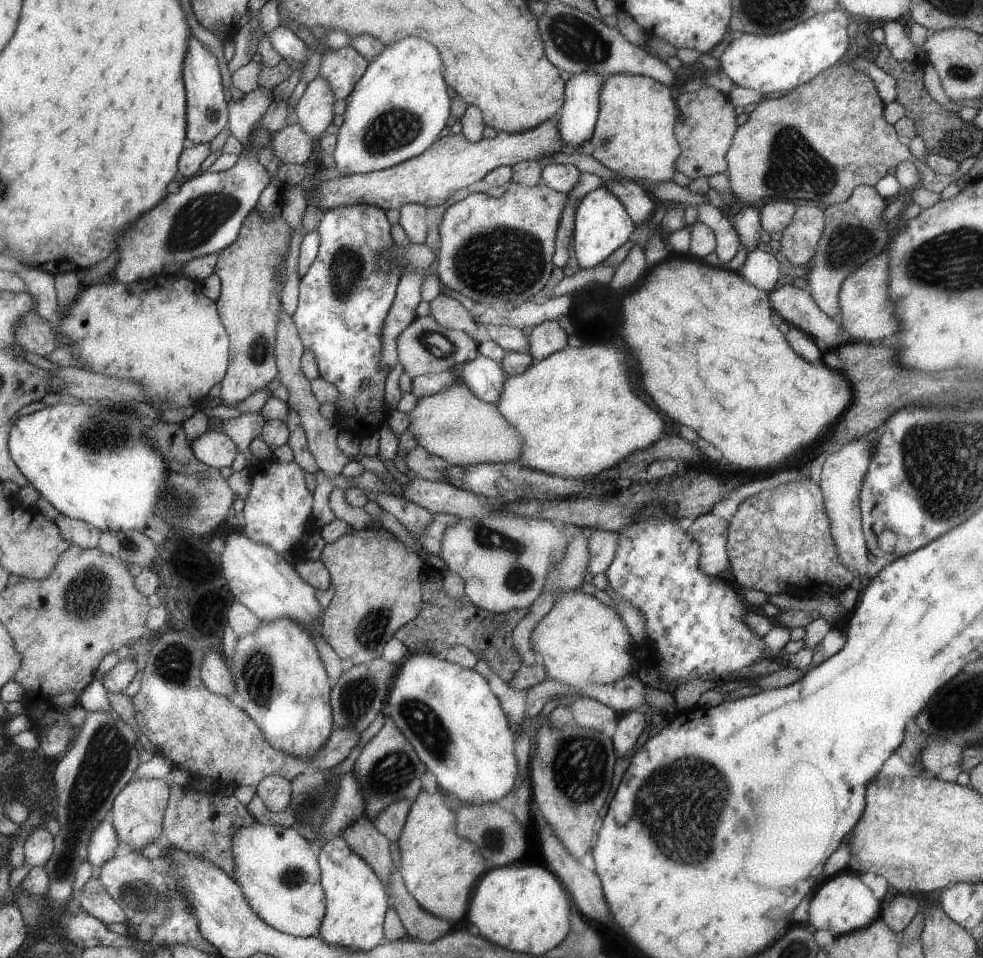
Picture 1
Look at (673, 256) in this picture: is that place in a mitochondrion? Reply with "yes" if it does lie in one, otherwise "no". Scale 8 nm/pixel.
no

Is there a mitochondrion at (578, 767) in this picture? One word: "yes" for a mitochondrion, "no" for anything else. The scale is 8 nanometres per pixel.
yes

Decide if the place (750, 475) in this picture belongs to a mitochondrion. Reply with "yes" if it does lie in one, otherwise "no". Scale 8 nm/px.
no

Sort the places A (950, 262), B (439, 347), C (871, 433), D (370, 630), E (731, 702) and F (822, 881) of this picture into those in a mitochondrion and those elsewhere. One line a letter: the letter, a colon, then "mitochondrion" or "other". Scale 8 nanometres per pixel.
A: mitochondrion
B: mitochondrion
C: other
D: mitochondrion
E: other
F: other

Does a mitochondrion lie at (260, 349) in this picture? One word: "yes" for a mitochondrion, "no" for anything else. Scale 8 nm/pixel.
yes

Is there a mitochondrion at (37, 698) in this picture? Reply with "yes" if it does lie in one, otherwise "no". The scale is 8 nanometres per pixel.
no

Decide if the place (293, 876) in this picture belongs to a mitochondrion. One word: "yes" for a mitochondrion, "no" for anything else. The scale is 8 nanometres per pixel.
yes

